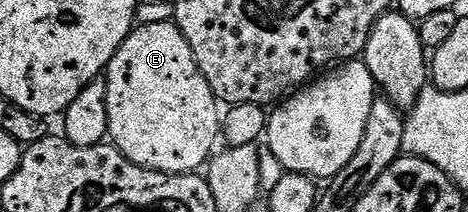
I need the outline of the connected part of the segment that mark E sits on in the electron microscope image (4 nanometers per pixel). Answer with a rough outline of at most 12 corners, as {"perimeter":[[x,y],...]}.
{"perimeter":[[173,22],[139,24],[107,65],[109,140],[195,174],[220,101]]}

